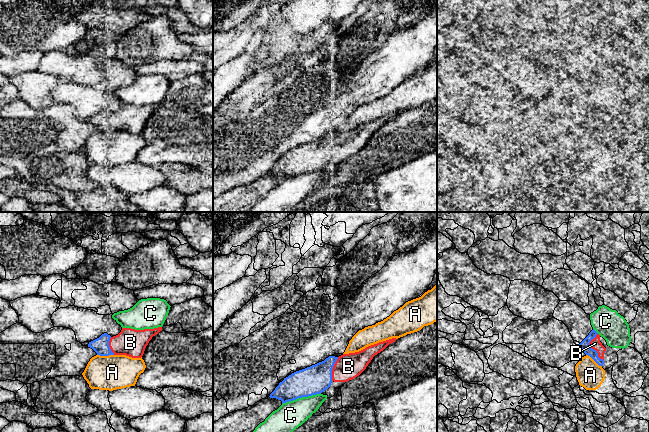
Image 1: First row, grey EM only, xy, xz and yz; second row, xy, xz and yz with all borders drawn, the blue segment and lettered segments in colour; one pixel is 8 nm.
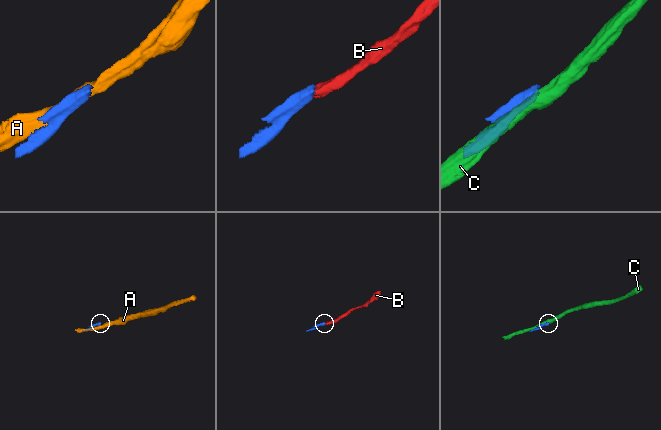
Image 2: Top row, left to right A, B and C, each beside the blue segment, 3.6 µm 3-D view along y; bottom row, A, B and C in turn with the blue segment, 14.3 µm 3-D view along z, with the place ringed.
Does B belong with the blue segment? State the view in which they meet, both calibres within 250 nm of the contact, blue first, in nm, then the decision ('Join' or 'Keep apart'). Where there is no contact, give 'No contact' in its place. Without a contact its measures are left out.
Touches blue in yz. Thickness 80 nm (blue) against 90 nm. Join

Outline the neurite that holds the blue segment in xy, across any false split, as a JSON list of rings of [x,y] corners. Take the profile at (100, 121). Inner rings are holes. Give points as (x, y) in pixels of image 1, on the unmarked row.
[[[162,103],[144,106],[122,104],[121,108],[113,113],[107,109],[102,110],[99,114],[89,118],[88,123],[100,132],[126,131],[141,134],[149,117],[160,107]]]

